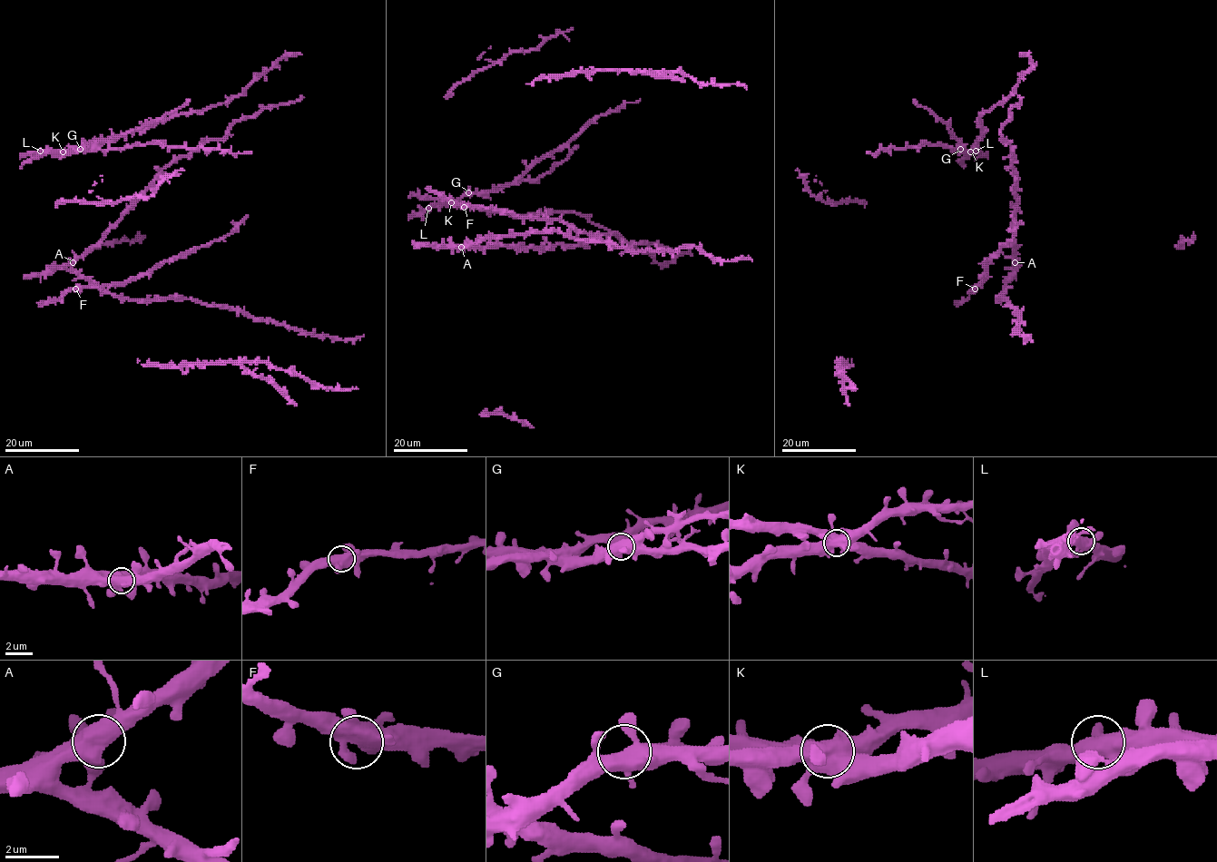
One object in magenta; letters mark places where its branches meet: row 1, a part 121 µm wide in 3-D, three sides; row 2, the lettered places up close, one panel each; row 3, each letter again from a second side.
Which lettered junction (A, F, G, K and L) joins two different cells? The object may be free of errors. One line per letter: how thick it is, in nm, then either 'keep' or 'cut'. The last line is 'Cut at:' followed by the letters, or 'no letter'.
A: 550 nm | keep
F: 550 nm | keep
G: 500 nm | keep
K: 700 nm | keep
L: 550 nm | keep
Cut at: no letter

